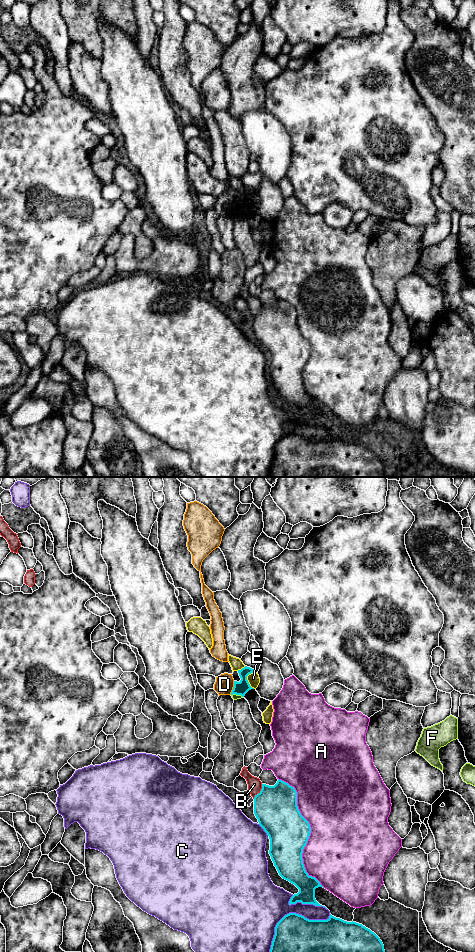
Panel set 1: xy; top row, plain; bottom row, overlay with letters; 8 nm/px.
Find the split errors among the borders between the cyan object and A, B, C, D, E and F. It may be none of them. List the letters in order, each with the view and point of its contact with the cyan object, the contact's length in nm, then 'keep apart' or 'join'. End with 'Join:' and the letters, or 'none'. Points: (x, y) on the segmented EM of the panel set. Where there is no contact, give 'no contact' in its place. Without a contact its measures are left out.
A: meets cyan in xy at (310, 831); contact 950 nm long; keep apart
B: meets cyan in xy at (260, 791); contact 140 nm long; keep apart
C: meets cyan in xy at (290, 913); contact 600 nm long; keep apart
D: meets cyan in xy at (233, 688); contact 120 nm long; keep apart
E: meets cyan in xy at (247, 681); contact 140 nm long; keep apart
F: meets cyan in xy at (237, 694); contact 100 nm long; keep apart
Join: none

